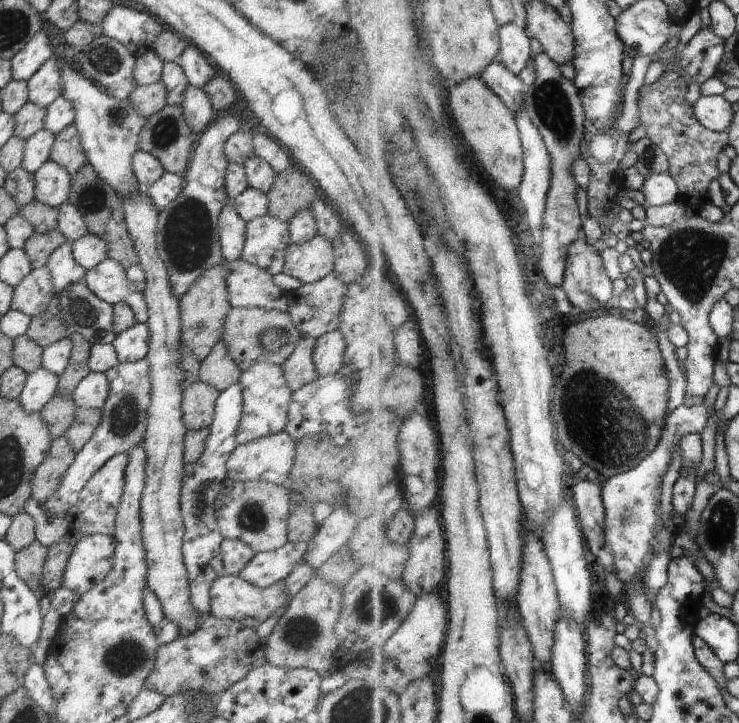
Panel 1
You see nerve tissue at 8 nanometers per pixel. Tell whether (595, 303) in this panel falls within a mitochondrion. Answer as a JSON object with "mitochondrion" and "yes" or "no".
{"mitochondrion":"no"}

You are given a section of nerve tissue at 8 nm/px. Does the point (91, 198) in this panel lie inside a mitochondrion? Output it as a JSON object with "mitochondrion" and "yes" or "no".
{"mitochondrion":"yes"}

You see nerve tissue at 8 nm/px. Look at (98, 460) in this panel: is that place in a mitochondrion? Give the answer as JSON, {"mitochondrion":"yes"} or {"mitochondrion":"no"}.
{"mitochondrion":"no"}

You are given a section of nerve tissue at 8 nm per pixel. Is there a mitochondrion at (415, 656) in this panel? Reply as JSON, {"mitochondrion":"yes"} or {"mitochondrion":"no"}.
{"mitochondrion":"no"}

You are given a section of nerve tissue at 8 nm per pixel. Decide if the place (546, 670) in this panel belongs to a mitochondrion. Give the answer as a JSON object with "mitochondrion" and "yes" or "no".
{"mitochondrion":"no"}

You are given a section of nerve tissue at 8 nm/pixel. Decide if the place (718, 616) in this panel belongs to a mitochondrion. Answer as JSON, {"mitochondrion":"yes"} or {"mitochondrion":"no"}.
{"mitochondrion":"no"}

